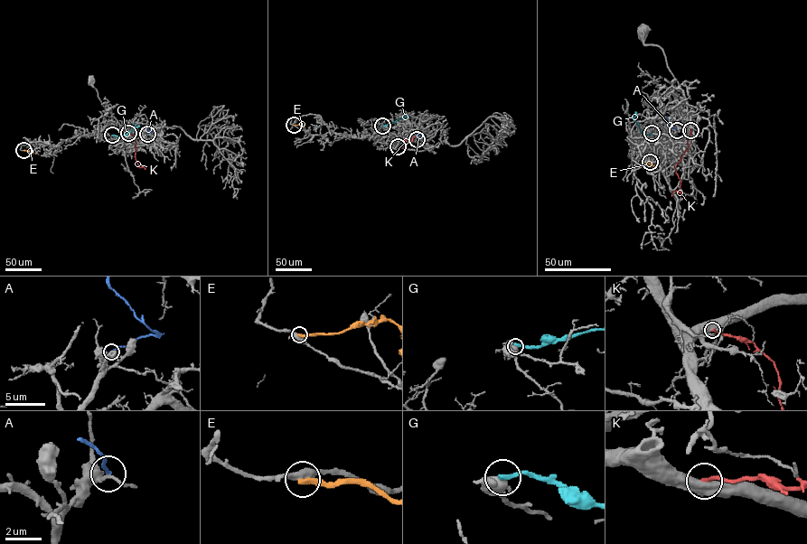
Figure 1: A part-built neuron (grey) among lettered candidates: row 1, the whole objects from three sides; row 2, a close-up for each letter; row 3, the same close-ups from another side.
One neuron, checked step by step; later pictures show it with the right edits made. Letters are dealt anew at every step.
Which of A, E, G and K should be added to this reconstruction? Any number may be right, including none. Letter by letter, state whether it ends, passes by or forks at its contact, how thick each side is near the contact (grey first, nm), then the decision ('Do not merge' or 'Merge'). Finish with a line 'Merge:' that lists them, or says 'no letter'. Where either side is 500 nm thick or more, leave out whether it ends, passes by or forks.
A: It ends there. Thickness 130 nm (grey) against 180 nm. Do not merge
E: It ends there. Thickness 360 nm (grey) against 320 nm. Do not merge
G: Thickness 650 nm (grey) against 320 nm. Do not merge
K: Thickness 750 nm (grey) against 200 nm. Do not merge
Merge: no letter

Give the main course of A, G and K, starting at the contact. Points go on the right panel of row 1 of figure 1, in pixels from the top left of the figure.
A: (677, 131), (669, 126), (667, 117)
G: (652, 133), (650, 136), (642, 133), (633, 116)
K: (690, 130), (688, 149), (675, 167), (680, 181), (680, 193), (672, 191), (671, 196)

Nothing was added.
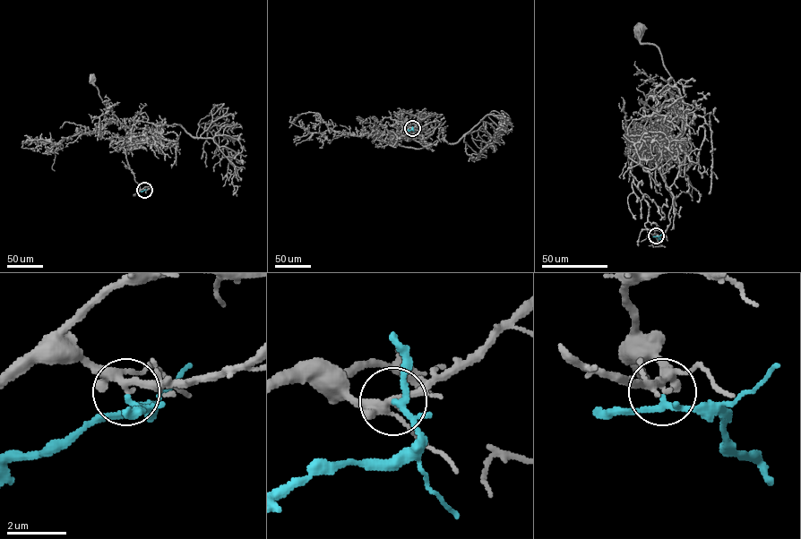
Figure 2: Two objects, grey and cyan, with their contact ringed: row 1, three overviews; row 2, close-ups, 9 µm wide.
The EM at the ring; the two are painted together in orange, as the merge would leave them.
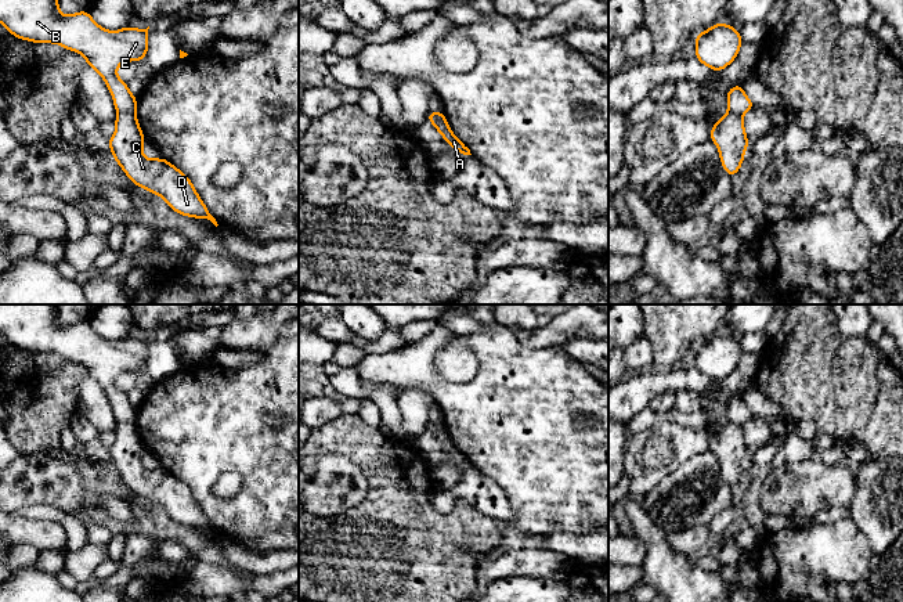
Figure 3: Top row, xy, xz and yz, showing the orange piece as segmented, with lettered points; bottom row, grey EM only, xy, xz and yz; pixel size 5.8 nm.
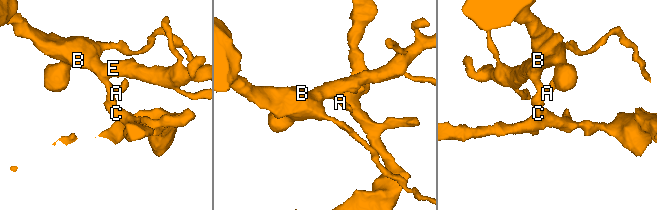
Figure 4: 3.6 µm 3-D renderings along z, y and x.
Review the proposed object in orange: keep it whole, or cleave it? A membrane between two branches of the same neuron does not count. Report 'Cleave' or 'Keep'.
Cleave

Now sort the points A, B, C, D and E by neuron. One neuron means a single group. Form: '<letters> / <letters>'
A B E / C D

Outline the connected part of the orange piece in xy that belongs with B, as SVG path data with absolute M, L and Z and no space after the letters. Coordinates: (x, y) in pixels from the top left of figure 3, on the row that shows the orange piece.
M0 0L0 24L18 39L35 43L55 43L82 54L87 65L105 80L118 113L136 113L138 98L130 93L127 83L118 77L116 69L123 62L145 60L149 26L147 29L126 26L109 32L90 17L89 10L64 17L58 0Z

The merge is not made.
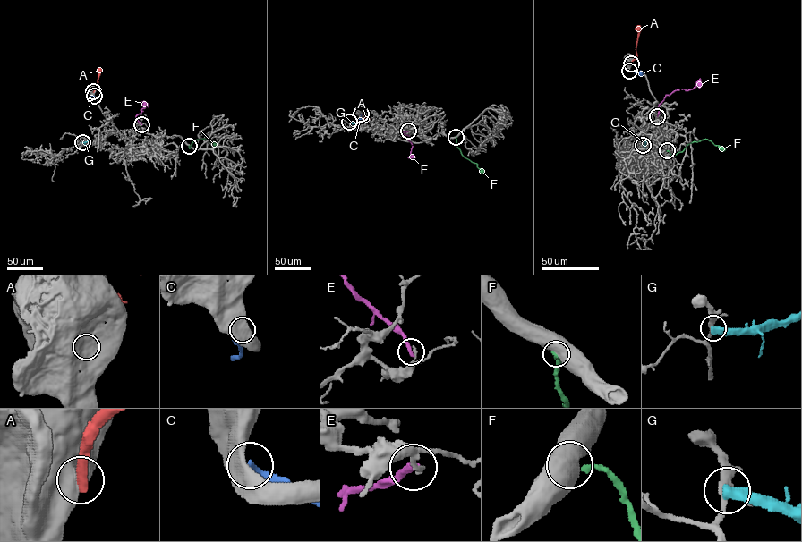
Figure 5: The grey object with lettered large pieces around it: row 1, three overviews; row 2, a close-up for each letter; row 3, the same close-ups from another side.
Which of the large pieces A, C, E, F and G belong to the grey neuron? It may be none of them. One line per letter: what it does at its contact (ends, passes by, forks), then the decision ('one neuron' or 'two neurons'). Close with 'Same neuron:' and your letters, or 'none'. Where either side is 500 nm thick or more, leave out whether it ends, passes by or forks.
A: two neurons
C: two neurons
E: it ends there; two neurons
F: two neurons
G: two neurons
Same neuron: none

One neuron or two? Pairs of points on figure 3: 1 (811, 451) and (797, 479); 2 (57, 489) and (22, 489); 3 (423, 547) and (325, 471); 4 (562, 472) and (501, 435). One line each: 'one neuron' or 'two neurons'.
1: two neurons
2: one neuron
3: two neurons
4: one neuron

